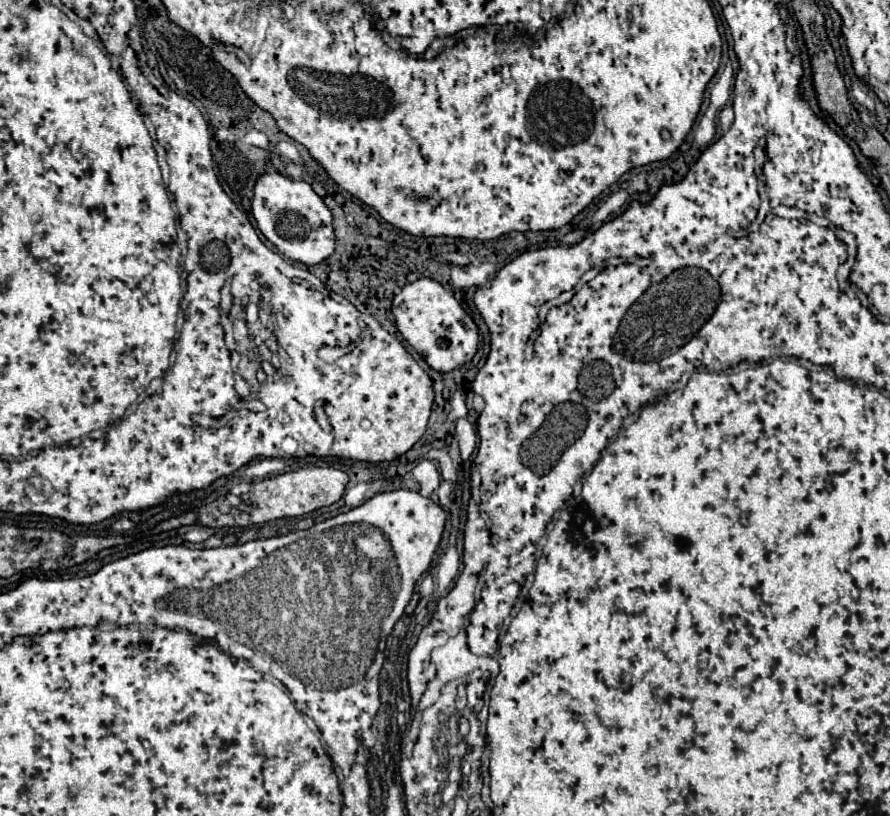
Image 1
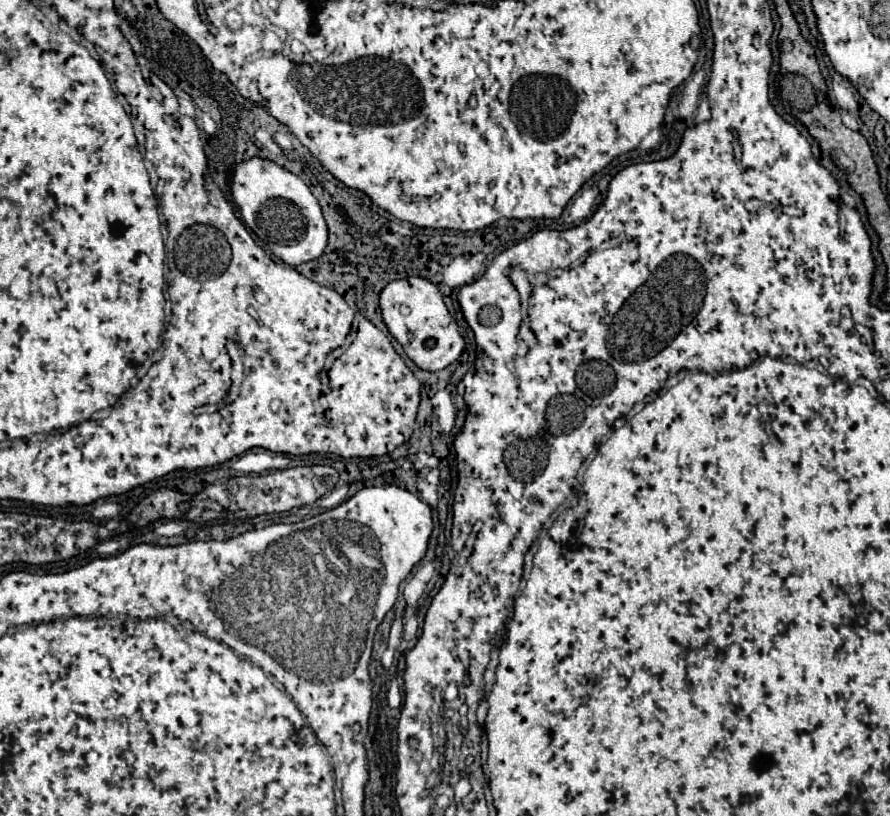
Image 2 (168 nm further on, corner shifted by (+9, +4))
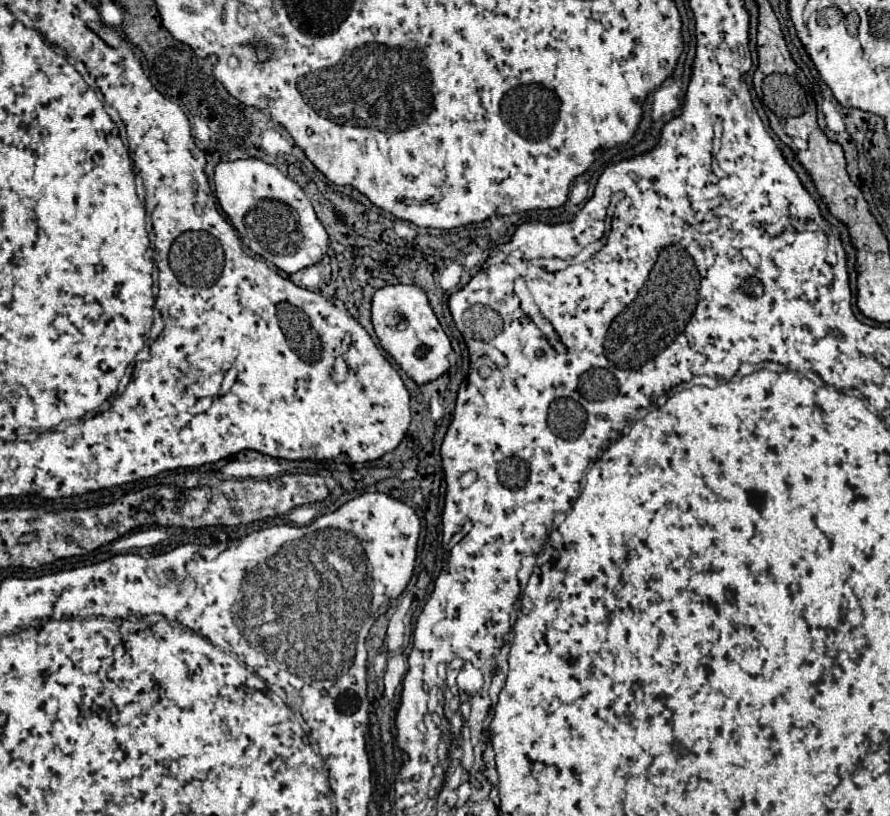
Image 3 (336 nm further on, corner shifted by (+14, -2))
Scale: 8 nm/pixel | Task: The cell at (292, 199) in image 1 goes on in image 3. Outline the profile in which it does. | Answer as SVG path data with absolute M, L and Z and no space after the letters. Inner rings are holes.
M260 159L218 163L214 171L218 203L240 233L244 245L284 273L316 265L328 249L328 233L318 221L310 199L278 167Z

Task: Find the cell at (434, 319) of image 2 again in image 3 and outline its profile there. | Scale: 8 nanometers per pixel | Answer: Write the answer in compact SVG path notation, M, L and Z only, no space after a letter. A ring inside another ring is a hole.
M390 285L378 289L372 297L372 323L380 345L418 385L434 381L448 371L448 355L452 351L450 339L438 323L424 289L416 285Z

